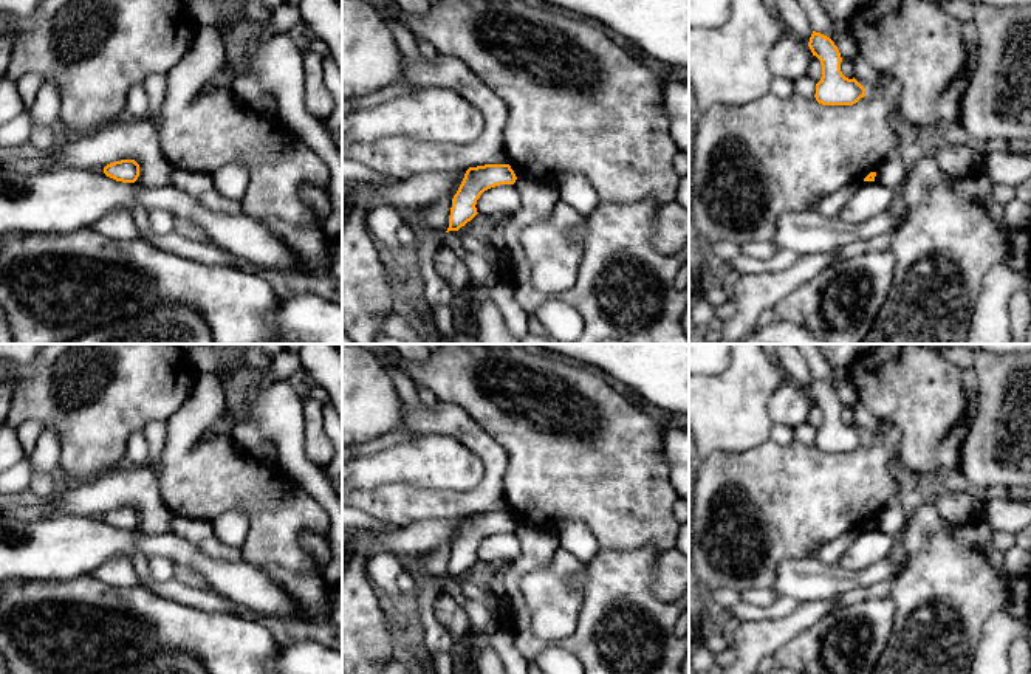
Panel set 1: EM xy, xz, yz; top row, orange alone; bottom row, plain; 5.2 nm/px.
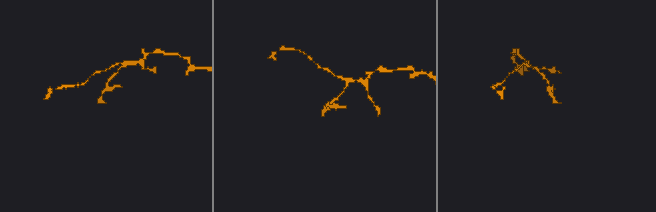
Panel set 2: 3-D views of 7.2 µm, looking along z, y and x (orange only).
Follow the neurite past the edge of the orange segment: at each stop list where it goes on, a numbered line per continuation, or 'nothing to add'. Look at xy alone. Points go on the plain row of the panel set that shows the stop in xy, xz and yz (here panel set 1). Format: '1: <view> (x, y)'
nothing to add

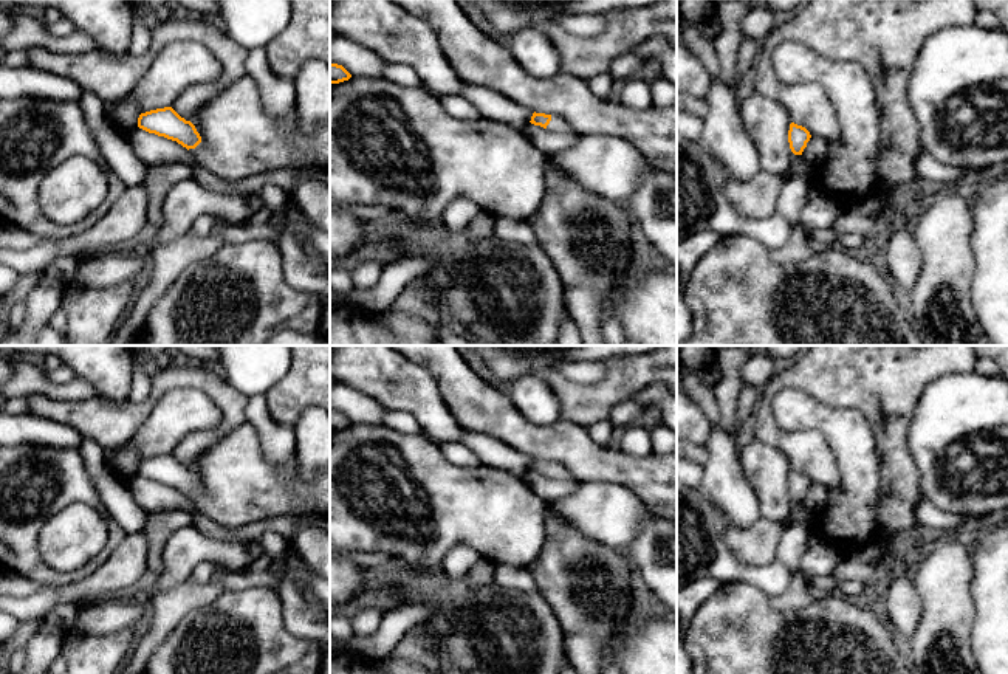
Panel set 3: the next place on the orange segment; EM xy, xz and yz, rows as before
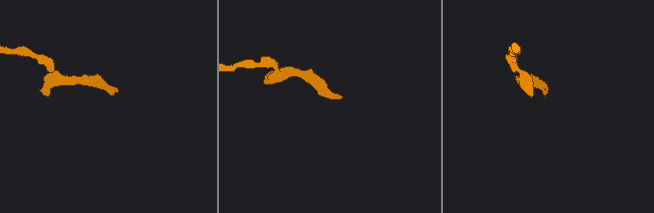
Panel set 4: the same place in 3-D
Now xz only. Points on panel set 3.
1: xz (556, 471)

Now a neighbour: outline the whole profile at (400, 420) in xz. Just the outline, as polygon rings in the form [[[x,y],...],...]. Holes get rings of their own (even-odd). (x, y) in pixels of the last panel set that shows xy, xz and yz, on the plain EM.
[[[387,409],[384,425],[404,434],[423,434],[417,418],[406,411]]]

